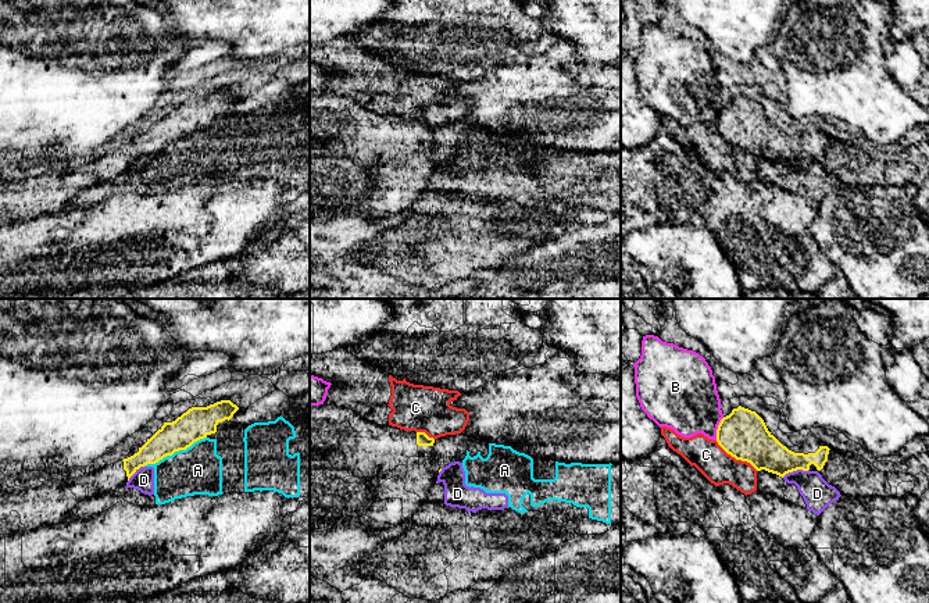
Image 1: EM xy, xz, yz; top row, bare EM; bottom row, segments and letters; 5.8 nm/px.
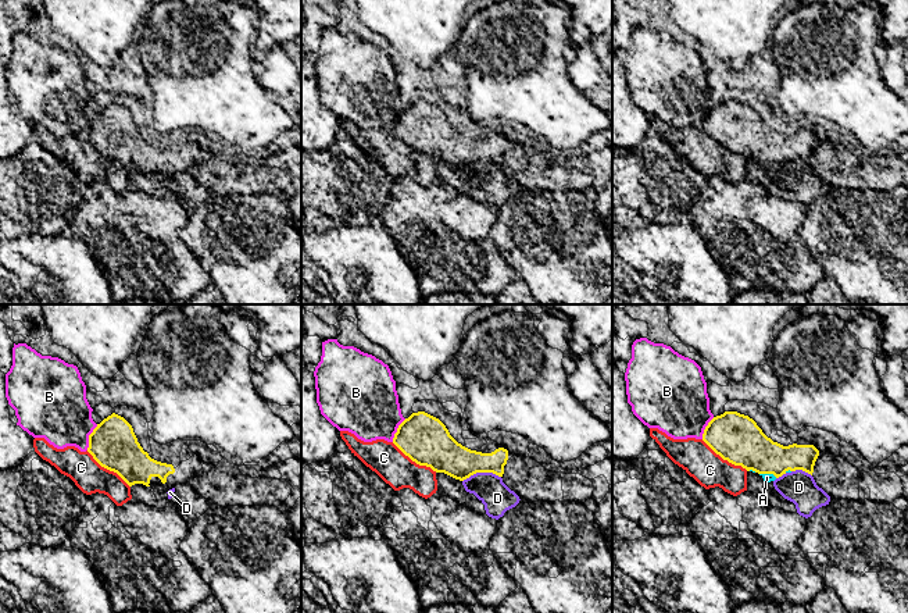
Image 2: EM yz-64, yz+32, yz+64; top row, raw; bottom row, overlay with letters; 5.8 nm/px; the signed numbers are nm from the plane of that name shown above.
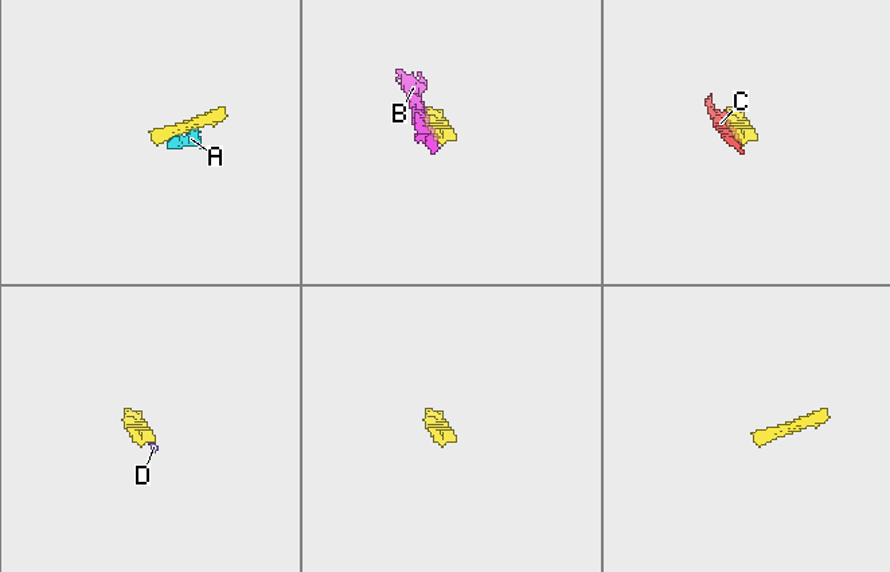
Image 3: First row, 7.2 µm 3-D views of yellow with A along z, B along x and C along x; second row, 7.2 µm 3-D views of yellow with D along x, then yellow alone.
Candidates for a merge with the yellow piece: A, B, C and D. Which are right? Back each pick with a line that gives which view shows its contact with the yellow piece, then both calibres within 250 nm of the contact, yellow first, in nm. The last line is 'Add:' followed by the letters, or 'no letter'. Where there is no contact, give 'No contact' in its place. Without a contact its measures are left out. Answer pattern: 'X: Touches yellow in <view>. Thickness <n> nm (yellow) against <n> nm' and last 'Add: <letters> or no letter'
Add: no letter

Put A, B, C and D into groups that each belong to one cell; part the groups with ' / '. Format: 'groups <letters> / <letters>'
groups A D / B / C

